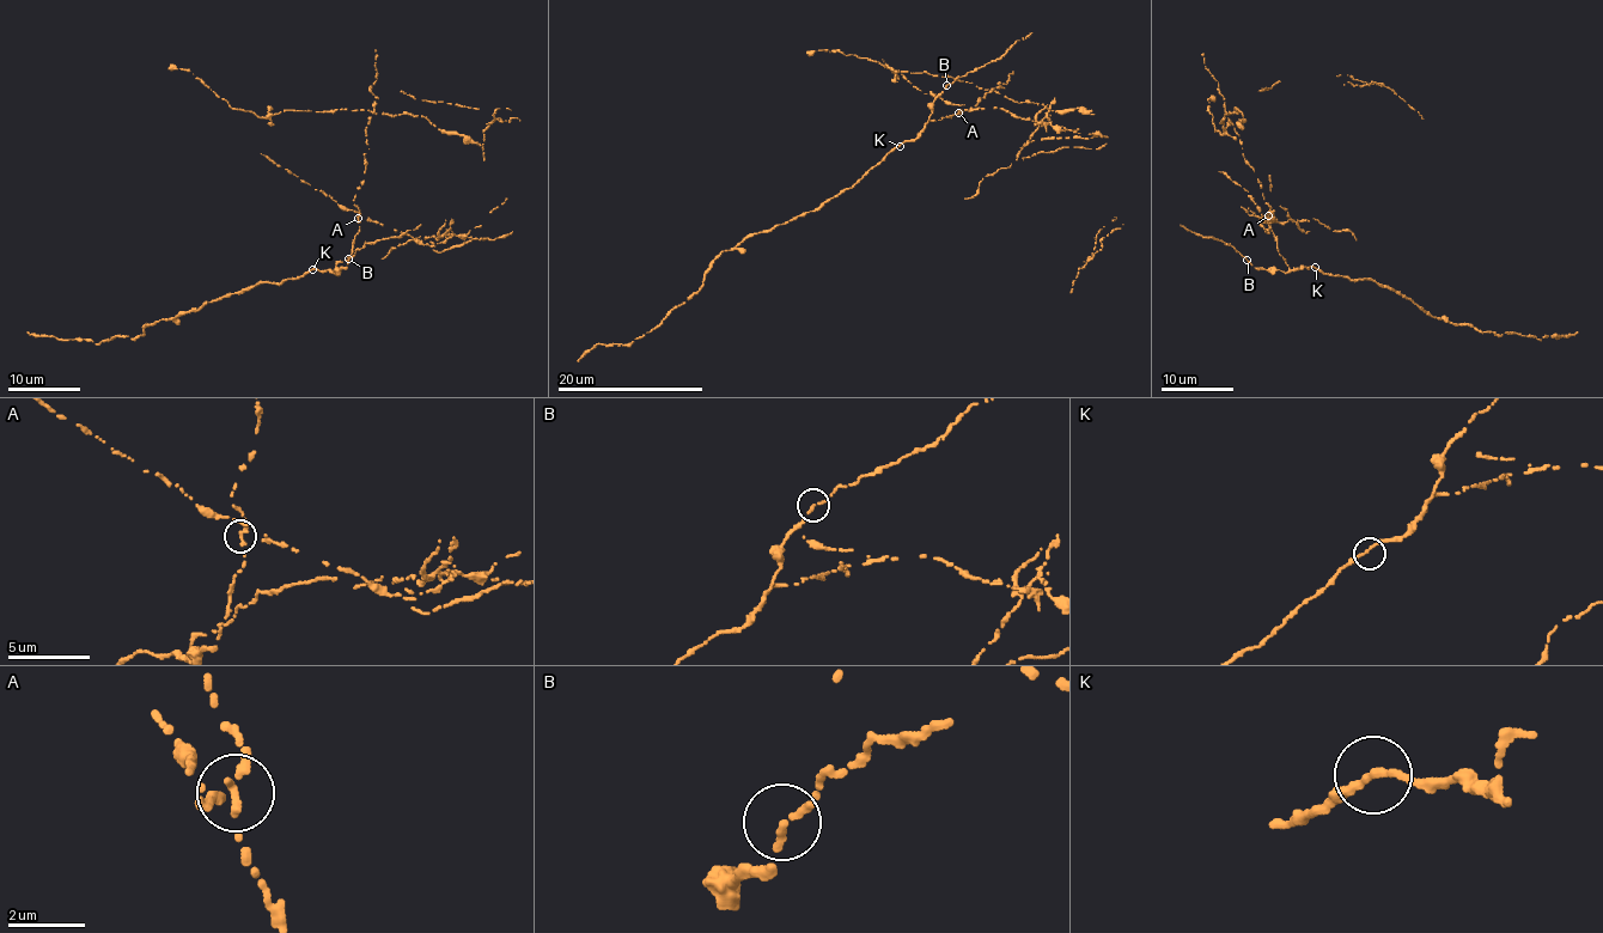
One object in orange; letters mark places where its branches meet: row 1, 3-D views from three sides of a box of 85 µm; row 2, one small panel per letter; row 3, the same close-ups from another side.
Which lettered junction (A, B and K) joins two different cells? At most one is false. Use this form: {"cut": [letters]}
{"cut": ["A"]}

